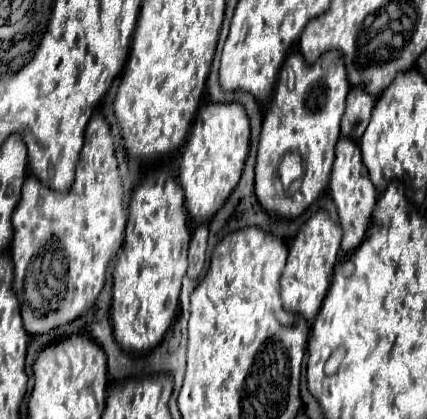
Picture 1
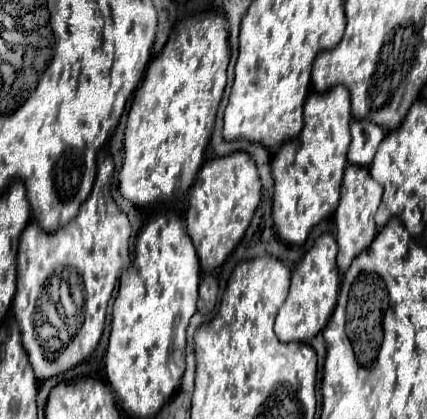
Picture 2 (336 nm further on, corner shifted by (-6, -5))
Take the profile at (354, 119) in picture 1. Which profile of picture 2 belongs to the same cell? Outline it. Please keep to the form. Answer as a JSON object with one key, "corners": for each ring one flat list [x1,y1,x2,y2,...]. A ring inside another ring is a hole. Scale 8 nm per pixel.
{"corners":[[353,120,351,122,351,146,347,152,349,164,369,166,375,158,379,142,385,138,385,130,373,122]]}

